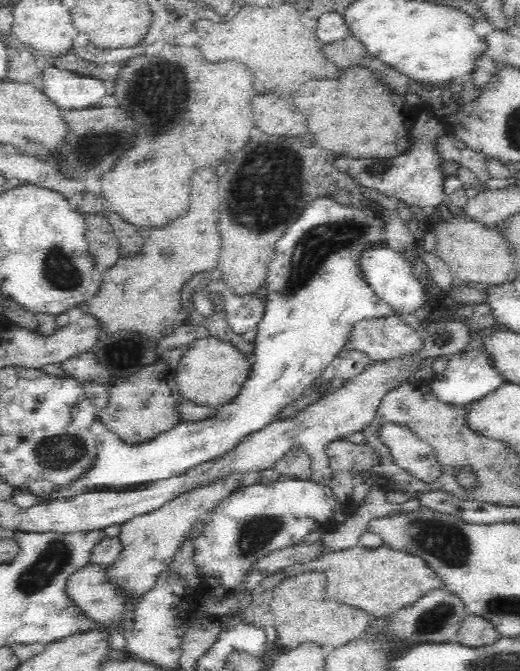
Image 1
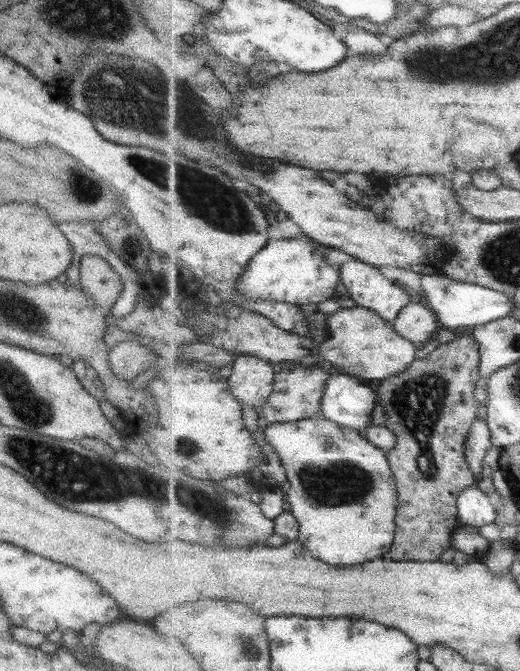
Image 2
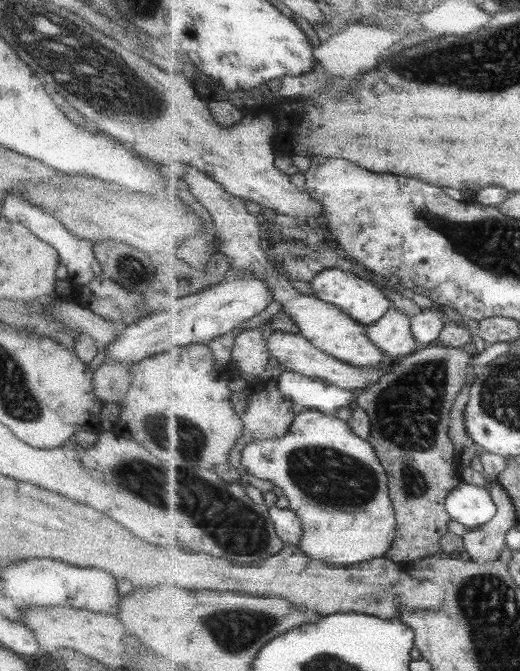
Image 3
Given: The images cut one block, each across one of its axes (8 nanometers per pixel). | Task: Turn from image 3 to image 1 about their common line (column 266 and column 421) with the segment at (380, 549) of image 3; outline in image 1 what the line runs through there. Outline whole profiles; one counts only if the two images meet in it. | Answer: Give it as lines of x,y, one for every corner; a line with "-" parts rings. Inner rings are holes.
386,424
380,428
380,439
390,449
398,466
420,481
430,484
442,474
434,449
412,434
407,426

